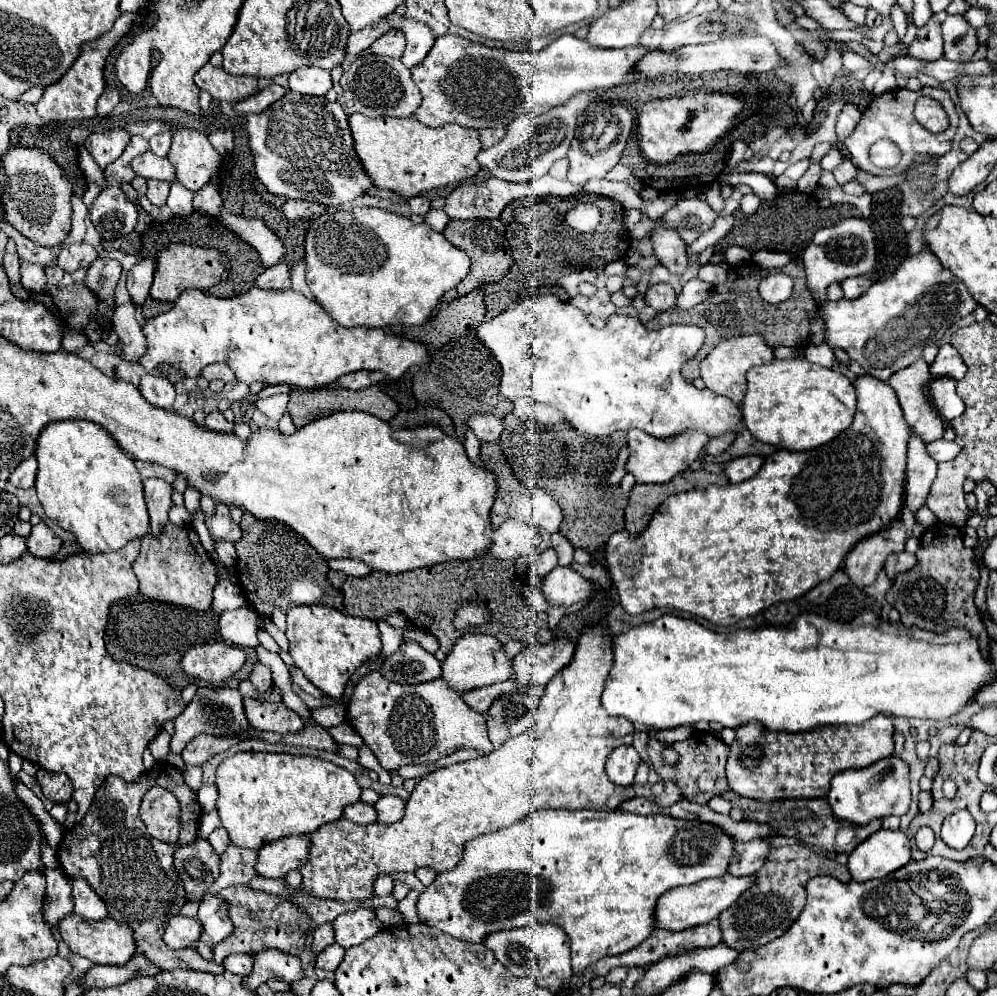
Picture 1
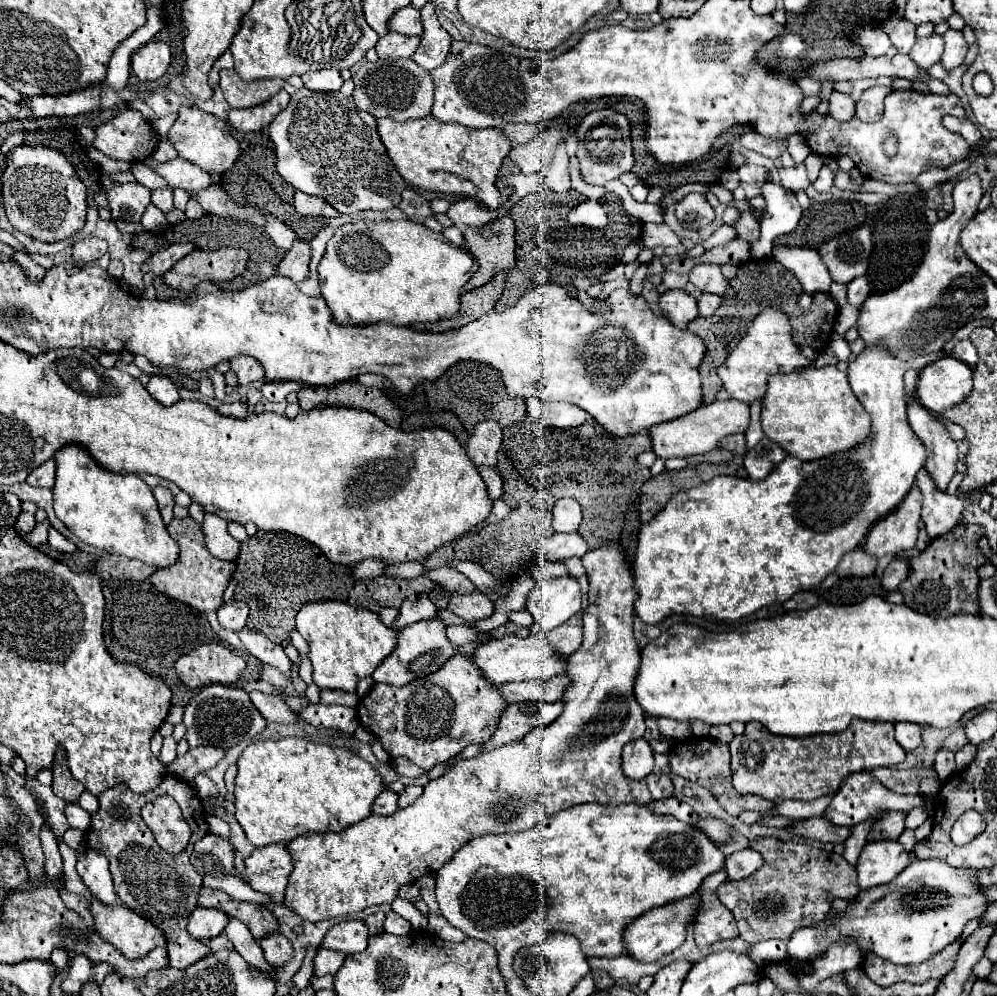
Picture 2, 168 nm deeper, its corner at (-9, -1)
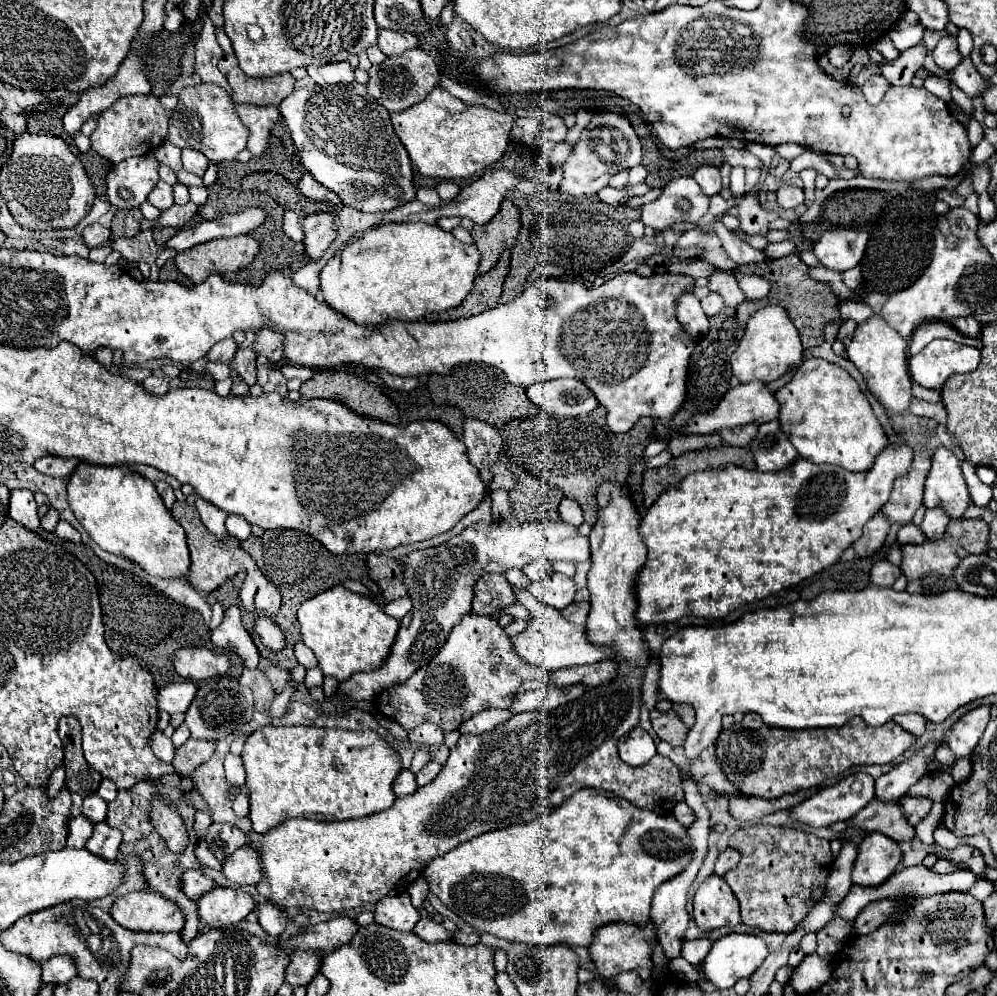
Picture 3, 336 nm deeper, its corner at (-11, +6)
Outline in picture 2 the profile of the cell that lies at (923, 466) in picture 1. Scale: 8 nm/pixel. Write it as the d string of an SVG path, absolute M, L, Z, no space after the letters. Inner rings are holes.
M921 469L917 473L915 483L923 491L921 519L925 523L927 535L931 539L935 539L935 537L949 533L959 523L959 517L963 511L963 501L957 497L949 497L947 493L937 491L937 487L933 487L933 481L929 479L929 473L925 469Z

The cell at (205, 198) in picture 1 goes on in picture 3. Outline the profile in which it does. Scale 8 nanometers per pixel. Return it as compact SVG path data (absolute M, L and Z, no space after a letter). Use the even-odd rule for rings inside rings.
M185 148L183 150L183 166L185 166L187 172L197 174L197 176L203 176L203 172L207 170L207 158L199 150Z

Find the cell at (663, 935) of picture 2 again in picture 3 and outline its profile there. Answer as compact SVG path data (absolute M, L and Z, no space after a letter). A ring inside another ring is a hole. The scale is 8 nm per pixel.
M649 920L645 926L637 924L607 924L595 932L595 940L589 946L591 958L597 966L597 970L603 974L603 978L613 978L619 972L633 970L641 976L641 980L647 980L653 968L653 950L659 944L655 924Z

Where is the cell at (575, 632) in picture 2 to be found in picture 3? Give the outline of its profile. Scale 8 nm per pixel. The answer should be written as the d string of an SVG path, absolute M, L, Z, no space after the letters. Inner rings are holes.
M573 602L571 606L563 608L561 614L573 624L585 624L587 614L589 614L589 604L587 602Z

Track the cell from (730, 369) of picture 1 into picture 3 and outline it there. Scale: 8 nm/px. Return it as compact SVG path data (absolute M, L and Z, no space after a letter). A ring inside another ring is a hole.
M771 304L767 308L759 308L759 312L755 312L751 320L747 322L745 336L741 338L737 350L731 356L731 370L733 370L733 376L739 378L741 384L747 384L753 380L771 382L771 380L781 378L789 368L801 364L803 362L801 354L803 354L801 336L795 324L791 324L787 310L783 306Z

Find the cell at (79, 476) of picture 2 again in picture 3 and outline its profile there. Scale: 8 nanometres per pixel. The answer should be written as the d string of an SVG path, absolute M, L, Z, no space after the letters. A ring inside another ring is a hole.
M79 462L67 478L67 500L75 518L103 550L125 556L153 576L183 578L187 574L185 530L173 520L155 486L131 468L101 468Z

